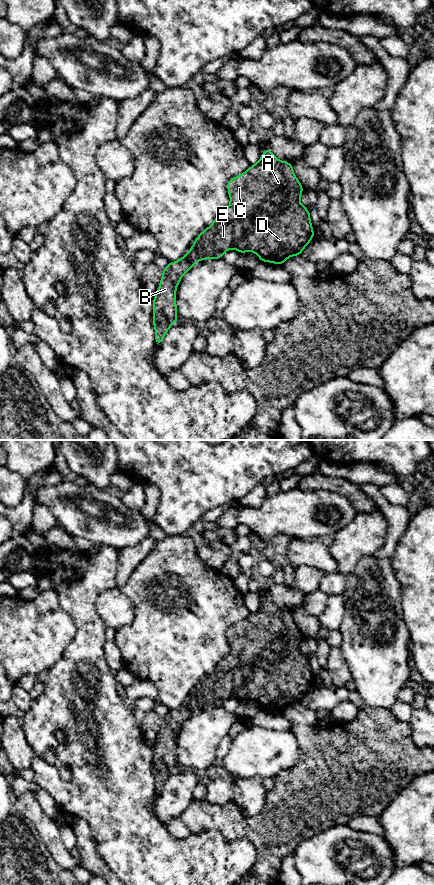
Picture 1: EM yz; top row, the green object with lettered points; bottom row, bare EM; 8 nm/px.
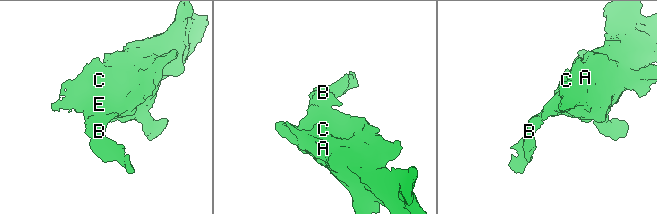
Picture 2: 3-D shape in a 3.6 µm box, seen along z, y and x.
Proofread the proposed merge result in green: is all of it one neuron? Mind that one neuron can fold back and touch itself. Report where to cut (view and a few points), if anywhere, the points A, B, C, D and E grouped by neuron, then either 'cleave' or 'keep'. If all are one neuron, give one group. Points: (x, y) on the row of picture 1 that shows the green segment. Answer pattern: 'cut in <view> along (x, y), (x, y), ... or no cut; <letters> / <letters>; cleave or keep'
no cut; A B C D E; keep

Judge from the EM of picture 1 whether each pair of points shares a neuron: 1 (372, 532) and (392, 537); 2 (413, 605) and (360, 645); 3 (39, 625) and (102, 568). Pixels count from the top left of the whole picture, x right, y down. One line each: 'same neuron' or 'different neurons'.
1: different neurons
2: different neurons
3: different neurons

